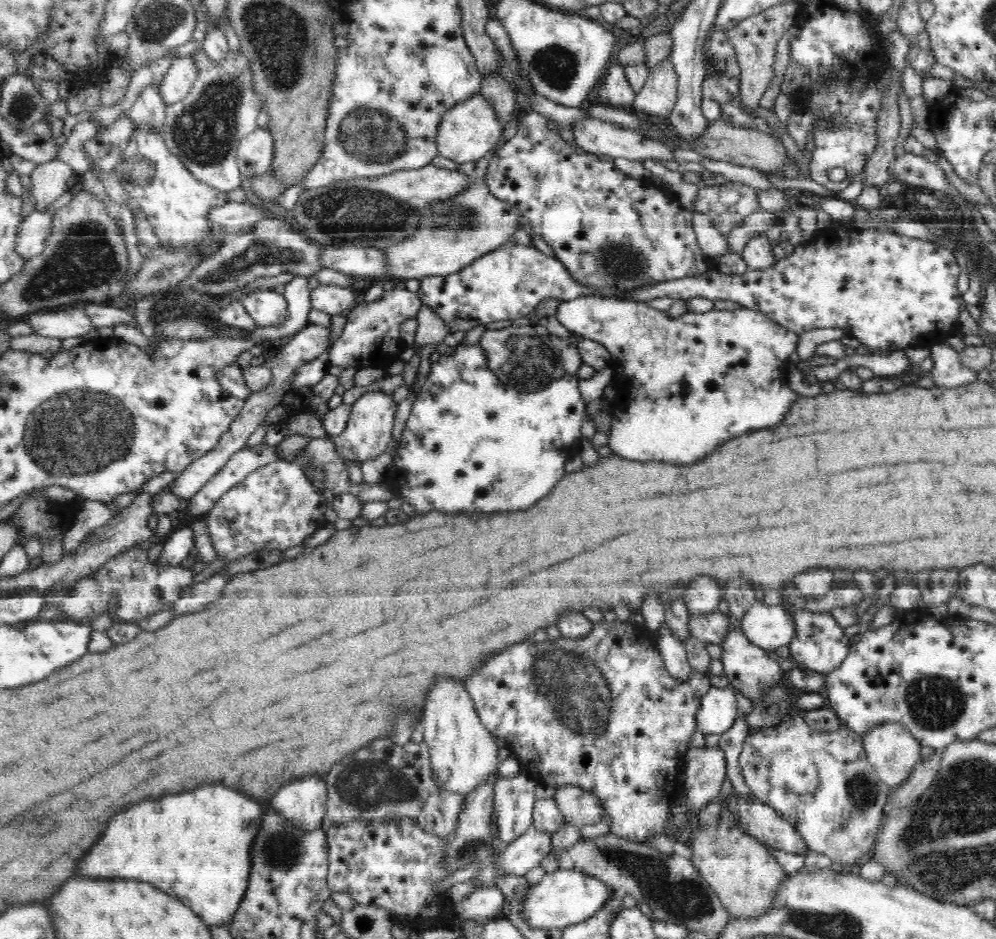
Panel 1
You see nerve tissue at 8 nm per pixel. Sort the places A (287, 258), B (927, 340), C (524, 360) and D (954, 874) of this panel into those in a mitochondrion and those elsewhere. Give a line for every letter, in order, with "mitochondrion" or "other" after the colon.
A: mitochondrion
B: other
C: mitochondrion
D: mitochondrion

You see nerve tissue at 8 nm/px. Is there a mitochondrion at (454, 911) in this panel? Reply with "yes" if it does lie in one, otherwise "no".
no

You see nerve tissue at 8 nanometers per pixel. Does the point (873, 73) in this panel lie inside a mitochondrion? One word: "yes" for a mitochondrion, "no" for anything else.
no

